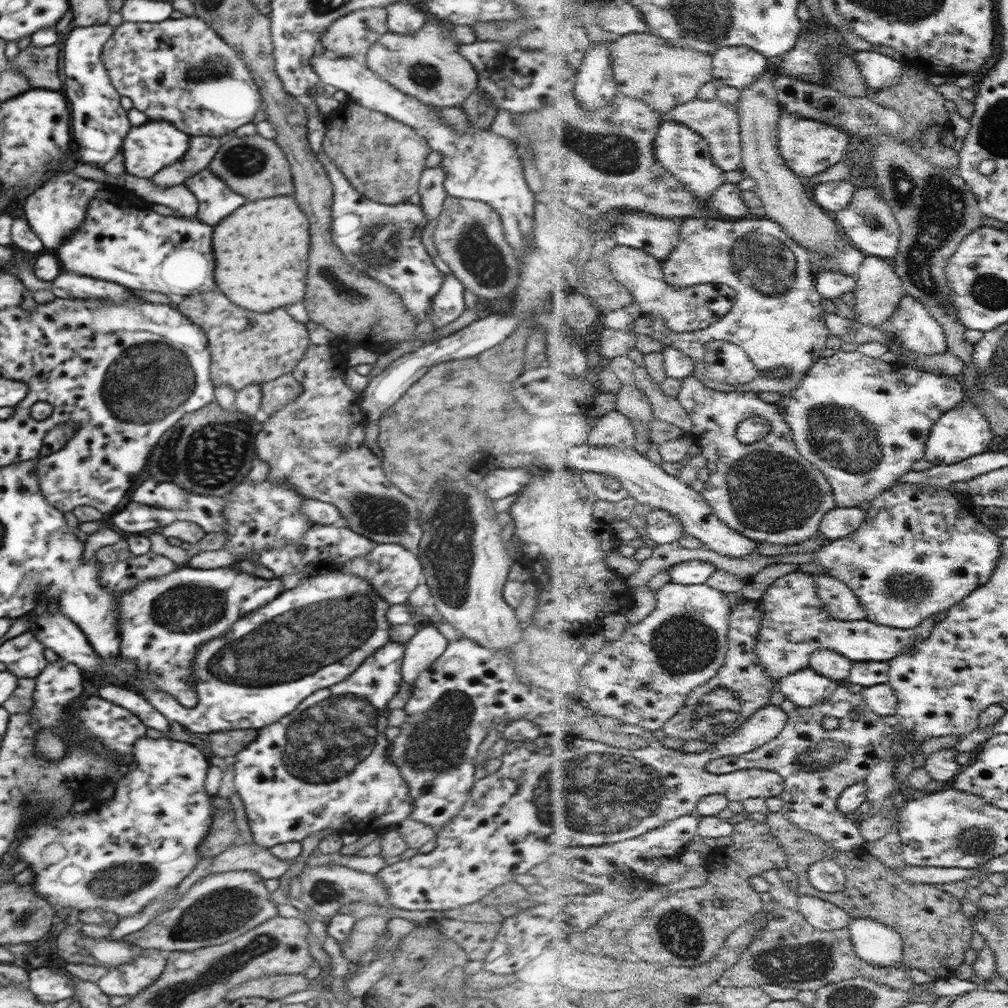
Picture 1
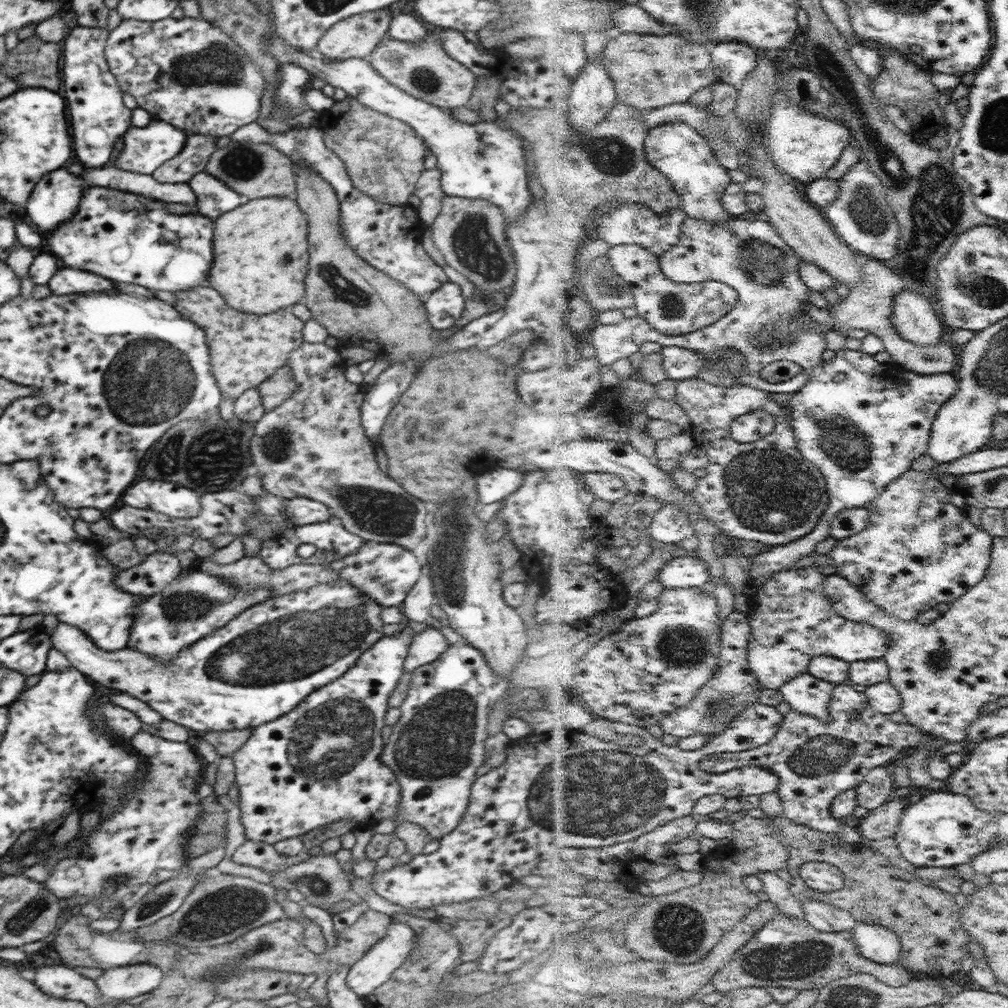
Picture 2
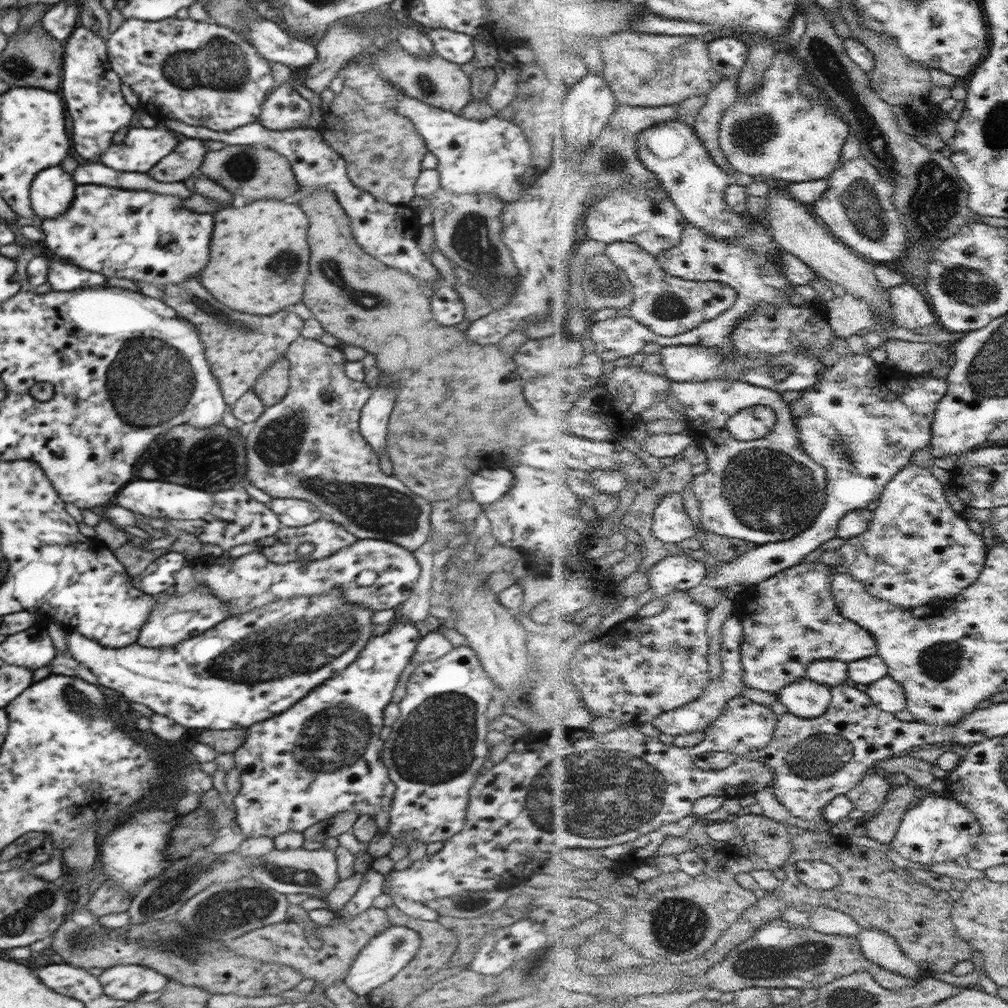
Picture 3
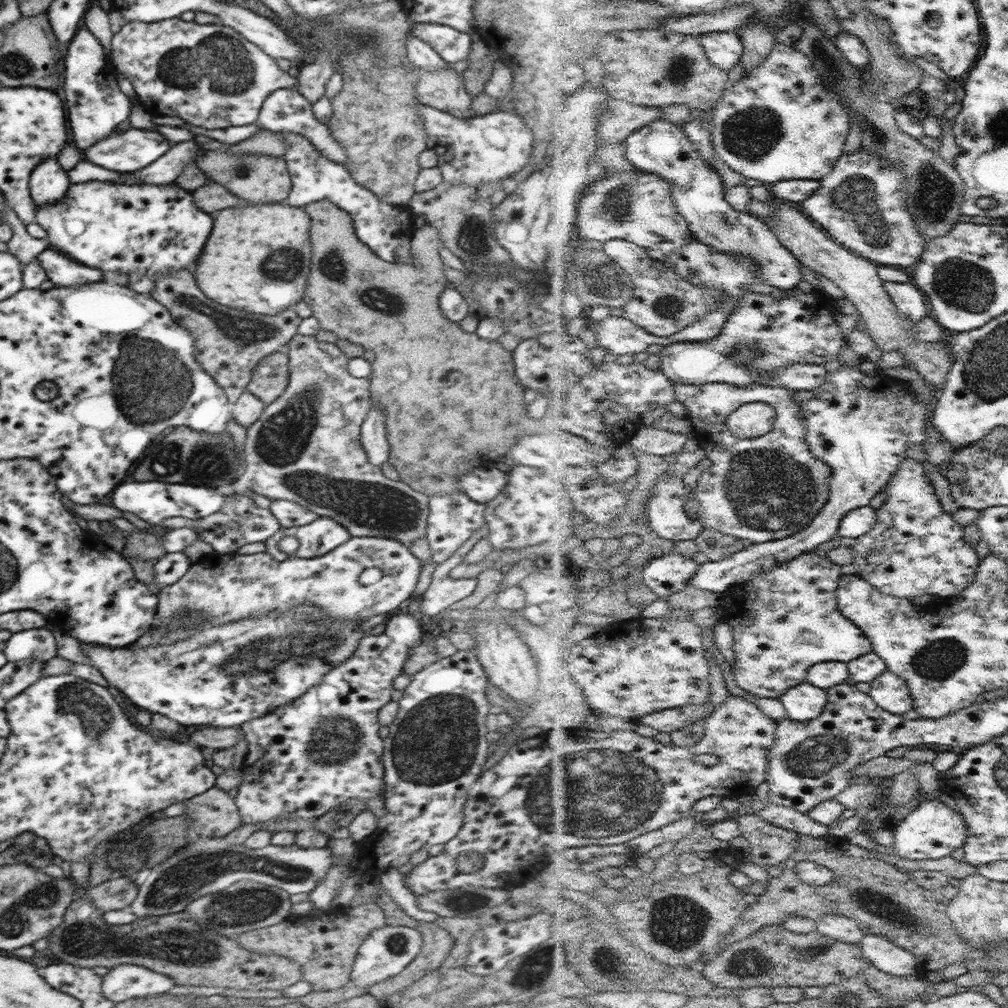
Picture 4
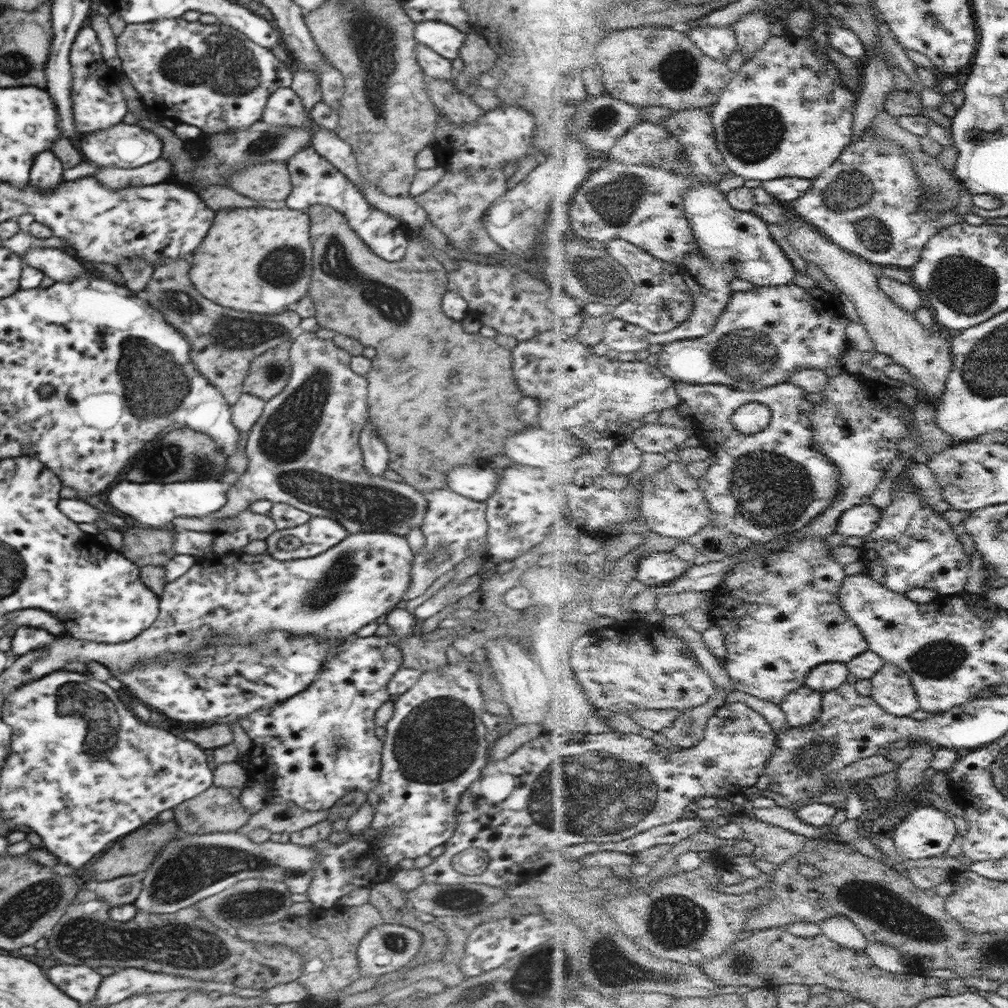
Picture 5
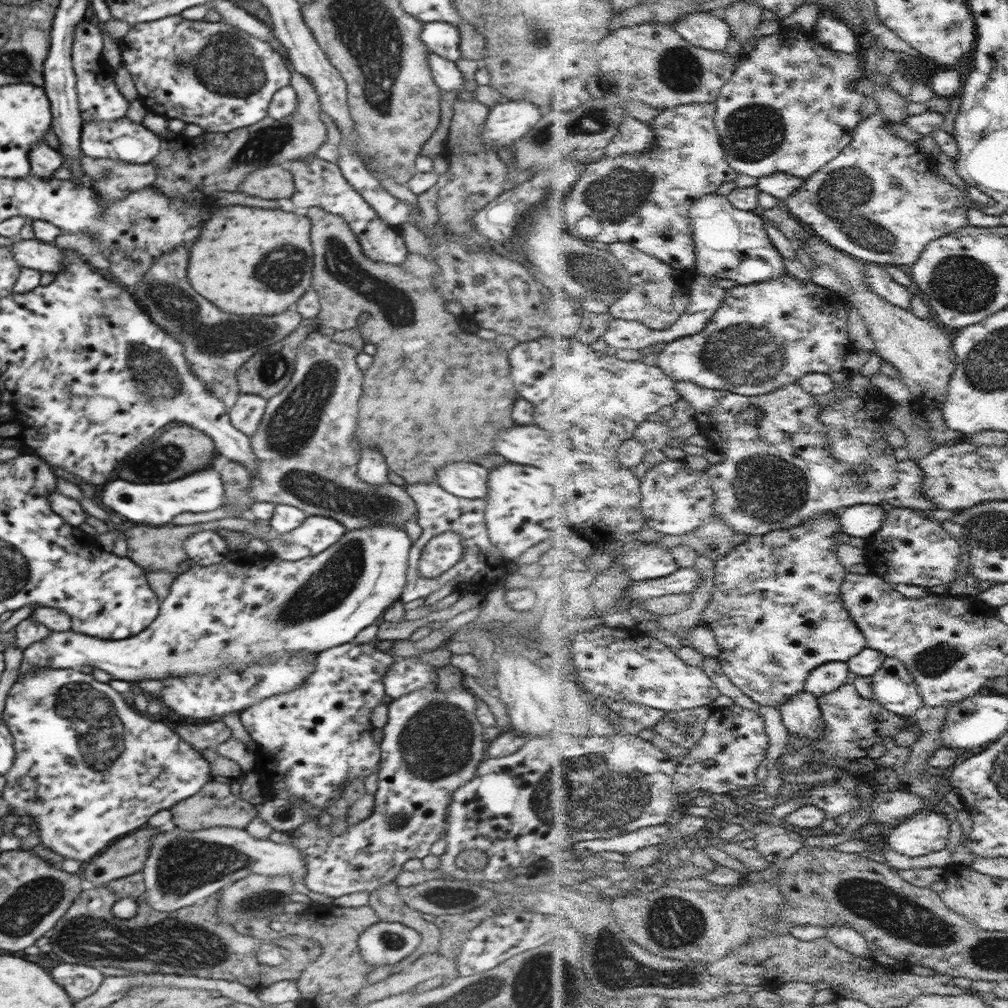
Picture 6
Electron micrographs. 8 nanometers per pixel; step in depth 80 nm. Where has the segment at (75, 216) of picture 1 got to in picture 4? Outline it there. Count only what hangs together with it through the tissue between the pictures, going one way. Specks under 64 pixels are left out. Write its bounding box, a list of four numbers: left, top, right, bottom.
[29,159,71,204]

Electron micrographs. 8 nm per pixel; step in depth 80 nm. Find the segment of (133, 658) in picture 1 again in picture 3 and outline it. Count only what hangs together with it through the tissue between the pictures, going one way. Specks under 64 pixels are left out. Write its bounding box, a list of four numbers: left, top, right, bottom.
[136,587,229,648]

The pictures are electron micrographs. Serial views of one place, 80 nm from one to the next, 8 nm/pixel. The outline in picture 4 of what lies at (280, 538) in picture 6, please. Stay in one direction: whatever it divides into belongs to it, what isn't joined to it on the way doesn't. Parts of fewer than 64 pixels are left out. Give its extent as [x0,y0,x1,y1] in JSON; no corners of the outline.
[266,517,351,561]

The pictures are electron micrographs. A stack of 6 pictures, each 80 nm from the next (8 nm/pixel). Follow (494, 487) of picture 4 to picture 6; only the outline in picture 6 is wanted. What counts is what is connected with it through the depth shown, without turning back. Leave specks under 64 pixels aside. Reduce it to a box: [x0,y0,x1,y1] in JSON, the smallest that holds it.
[437,462,489,499]

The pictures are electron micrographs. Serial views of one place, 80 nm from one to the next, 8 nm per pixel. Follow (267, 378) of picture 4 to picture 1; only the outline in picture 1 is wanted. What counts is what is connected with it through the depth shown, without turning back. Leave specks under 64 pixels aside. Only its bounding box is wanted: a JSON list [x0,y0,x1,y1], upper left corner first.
[261,372,301,416]

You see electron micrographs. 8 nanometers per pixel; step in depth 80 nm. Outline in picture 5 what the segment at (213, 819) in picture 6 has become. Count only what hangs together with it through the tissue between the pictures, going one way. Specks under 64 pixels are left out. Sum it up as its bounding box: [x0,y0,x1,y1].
[173,784,252,835]

